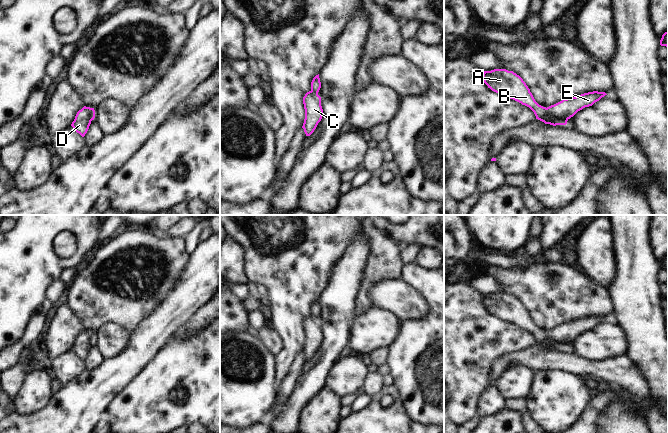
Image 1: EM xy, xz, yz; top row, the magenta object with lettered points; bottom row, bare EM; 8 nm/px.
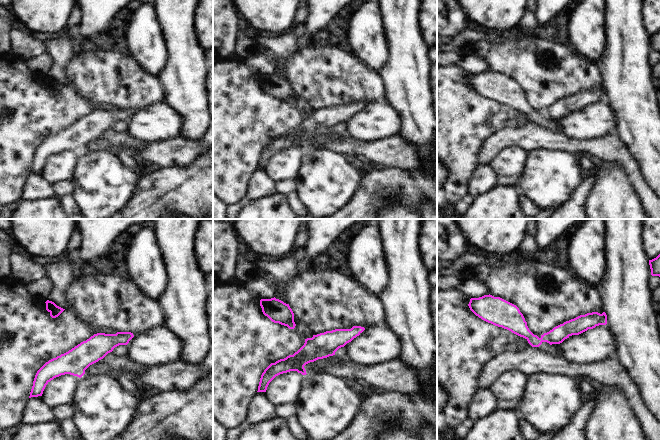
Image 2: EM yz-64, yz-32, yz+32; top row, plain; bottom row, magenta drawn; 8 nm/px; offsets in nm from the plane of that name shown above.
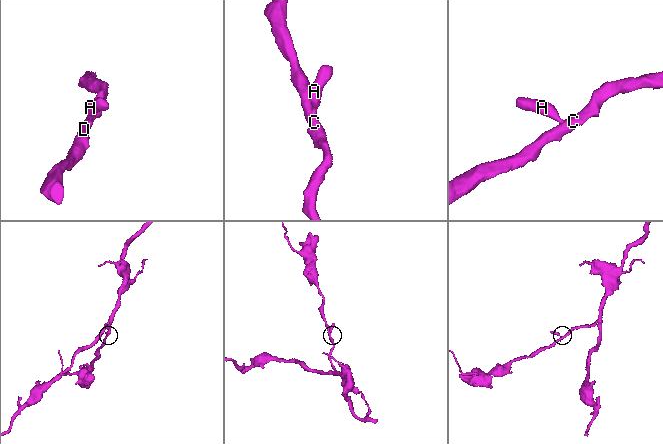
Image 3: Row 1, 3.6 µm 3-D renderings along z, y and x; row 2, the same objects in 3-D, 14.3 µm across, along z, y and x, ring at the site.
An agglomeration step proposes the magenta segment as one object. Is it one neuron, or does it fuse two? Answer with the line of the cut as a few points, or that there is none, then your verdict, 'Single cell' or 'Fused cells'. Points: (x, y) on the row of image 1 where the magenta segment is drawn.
Split along yz (547, 108), (547, 113), (537, 118). Fused cells

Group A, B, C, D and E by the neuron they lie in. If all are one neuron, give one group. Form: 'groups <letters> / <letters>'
groups A B / C D E

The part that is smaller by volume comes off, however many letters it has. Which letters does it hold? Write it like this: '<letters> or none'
A, B

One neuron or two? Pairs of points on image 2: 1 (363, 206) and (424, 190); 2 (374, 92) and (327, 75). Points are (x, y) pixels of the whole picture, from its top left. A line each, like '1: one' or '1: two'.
1: one
2: one

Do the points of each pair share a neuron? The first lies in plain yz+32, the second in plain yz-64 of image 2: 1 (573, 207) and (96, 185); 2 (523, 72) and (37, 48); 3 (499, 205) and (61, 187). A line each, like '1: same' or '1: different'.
1: different
2: different
3: different

